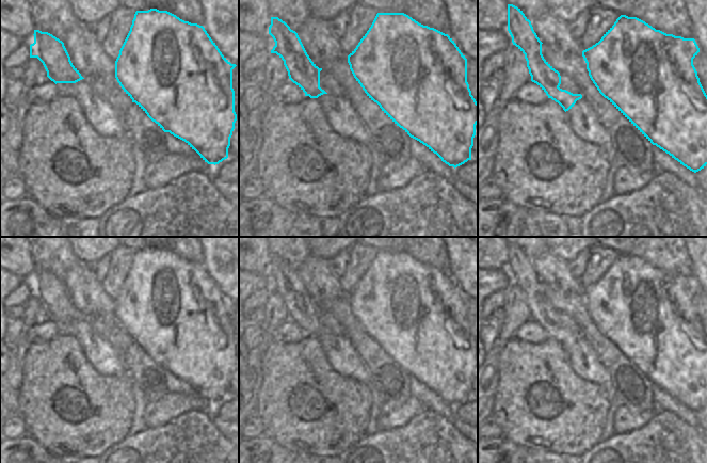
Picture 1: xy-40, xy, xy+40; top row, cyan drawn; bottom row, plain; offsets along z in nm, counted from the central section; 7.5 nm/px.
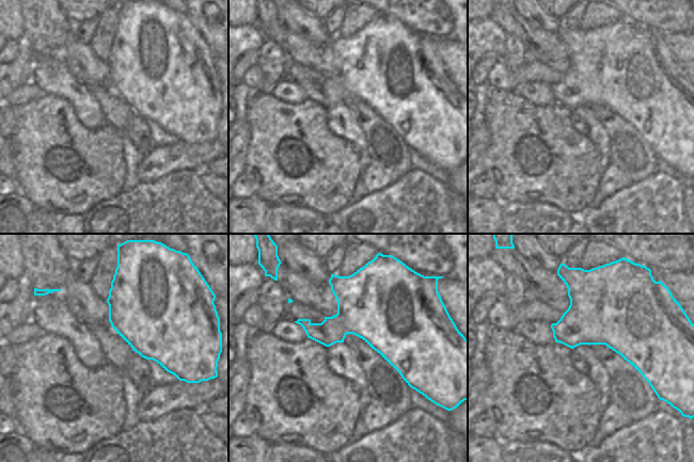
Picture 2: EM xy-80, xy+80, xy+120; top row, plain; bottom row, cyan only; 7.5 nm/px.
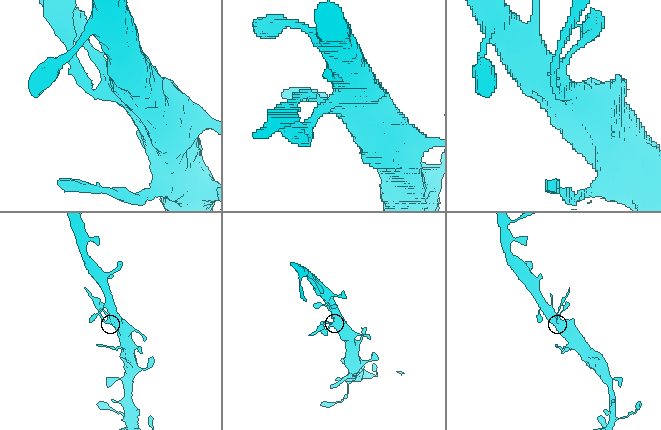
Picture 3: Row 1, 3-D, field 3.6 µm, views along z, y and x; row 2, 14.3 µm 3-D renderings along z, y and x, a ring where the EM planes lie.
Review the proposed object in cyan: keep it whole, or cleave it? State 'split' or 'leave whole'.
split

